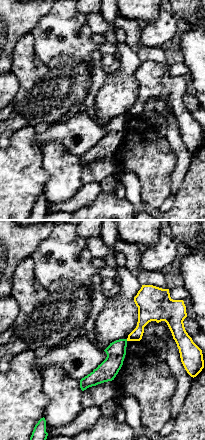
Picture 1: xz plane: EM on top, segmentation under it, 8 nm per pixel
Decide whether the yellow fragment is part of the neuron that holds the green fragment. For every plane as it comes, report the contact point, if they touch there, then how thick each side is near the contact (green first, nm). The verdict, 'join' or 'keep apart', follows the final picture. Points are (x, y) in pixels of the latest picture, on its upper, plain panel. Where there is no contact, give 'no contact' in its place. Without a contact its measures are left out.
no contact

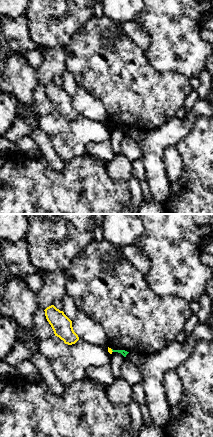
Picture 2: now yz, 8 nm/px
(112, 126) | 50/40 nm

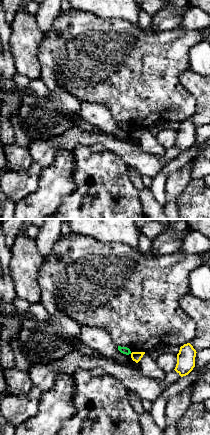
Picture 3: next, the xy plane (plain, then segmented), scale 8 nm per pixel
no contact

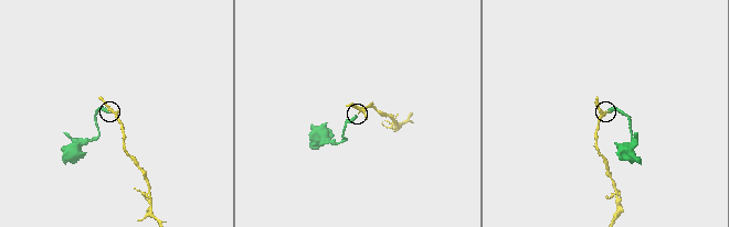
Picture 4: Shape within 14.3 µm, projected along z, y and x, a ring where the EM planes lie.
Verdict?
keep apart

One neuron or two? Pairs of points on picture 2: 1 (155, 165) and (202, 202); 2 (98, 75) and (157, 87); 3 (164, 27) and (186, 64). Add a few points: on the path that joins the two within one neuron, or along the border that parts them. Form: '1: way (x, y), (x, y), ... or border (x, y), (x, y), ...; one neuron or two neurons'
1: border (171, 184), (169, 198), (165, 203); two neurons
2: way (113, 75), (117, 75), (129, 87), (142, 87); one neuron
3: way (173, 36), (176, 44), (187, 55); one neuron

